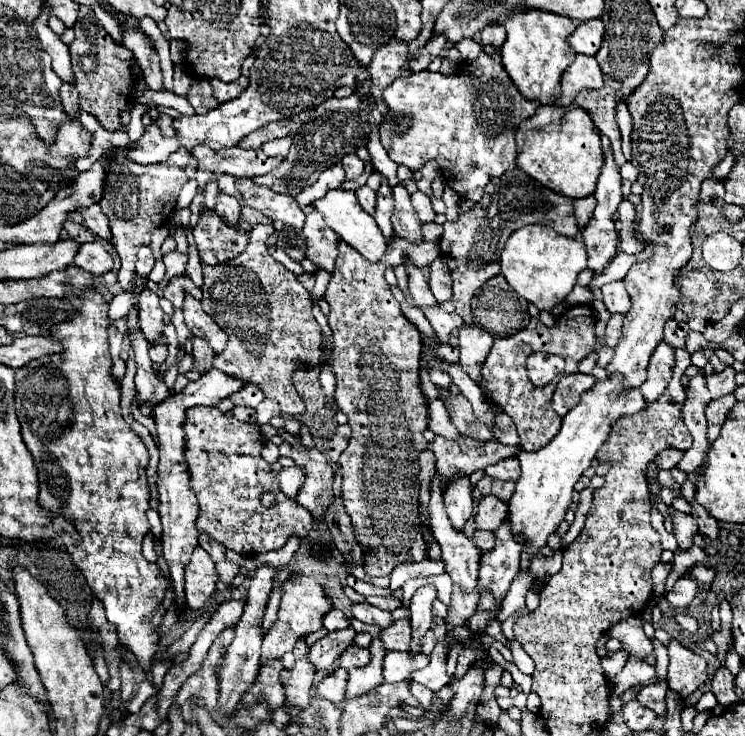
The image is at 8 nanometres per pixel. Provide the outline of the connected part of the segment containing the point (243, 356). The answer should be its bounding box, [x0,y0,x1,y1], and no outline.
[202,225,322,417]

